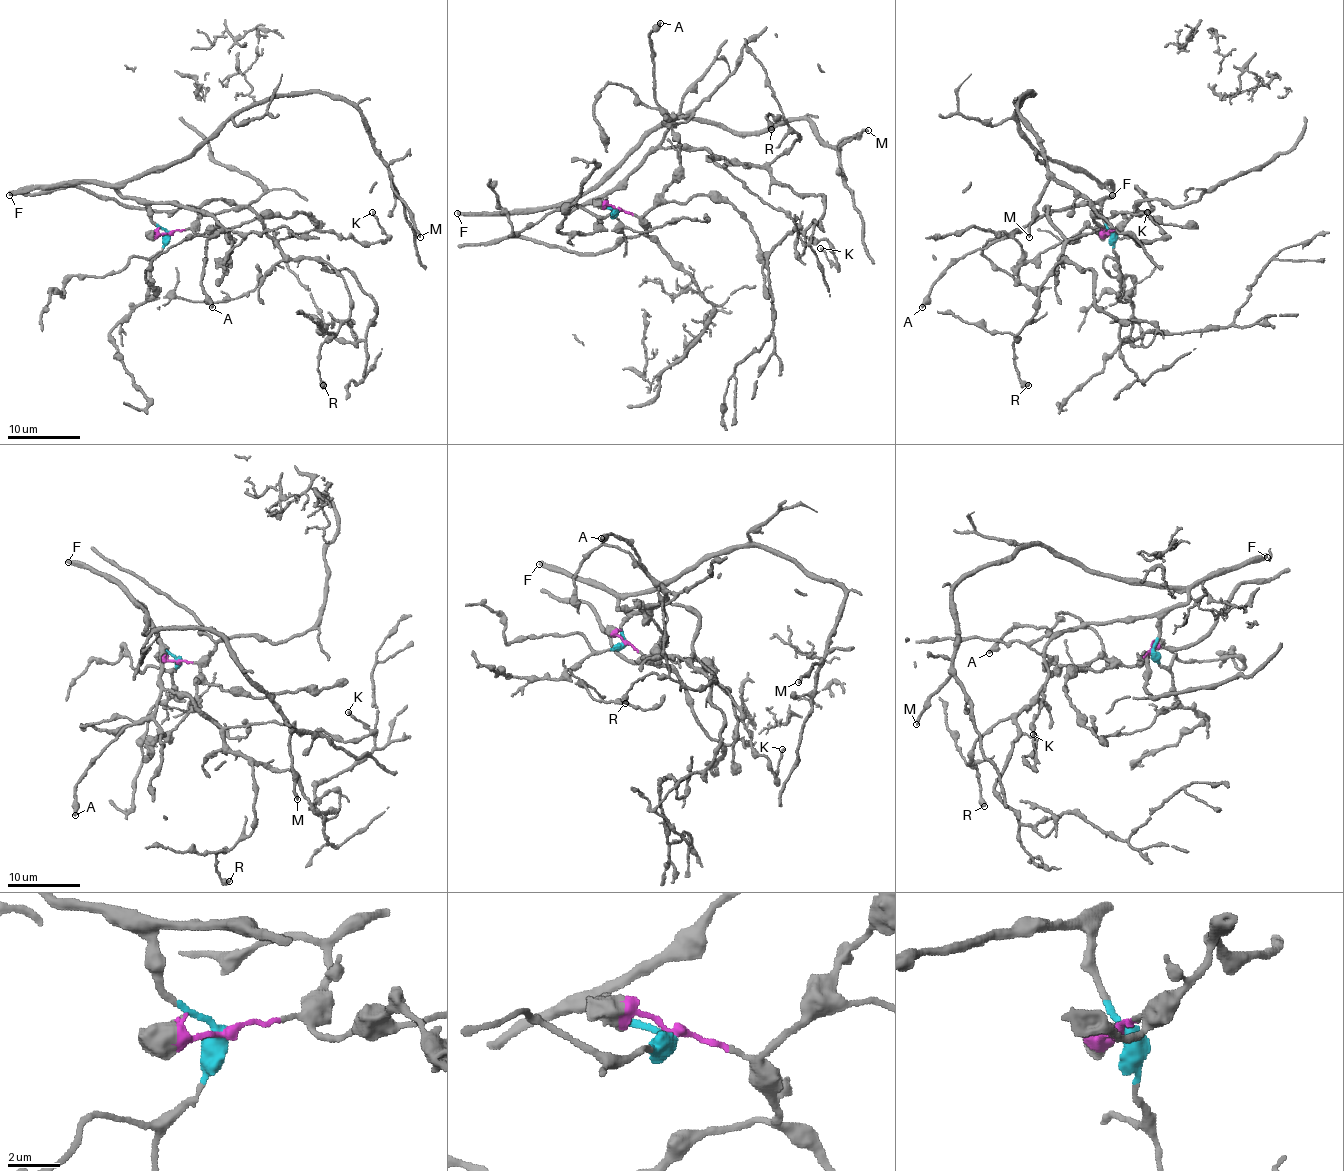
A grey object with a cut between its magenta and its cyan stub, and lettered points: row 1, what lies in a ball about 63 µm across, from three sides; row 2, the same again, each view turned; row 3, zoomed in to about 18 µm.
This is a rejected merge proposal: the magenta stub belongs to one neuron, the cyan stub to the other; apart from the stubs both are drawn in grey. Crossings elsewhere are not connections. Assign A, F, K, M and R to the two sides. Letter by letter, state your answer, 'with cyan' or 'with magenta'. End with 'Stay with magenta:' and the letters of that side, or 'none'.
A: with cyan
F: with cyan
K: with cyan
M: with cyan
R: with cyan
Stay with magenta: none

